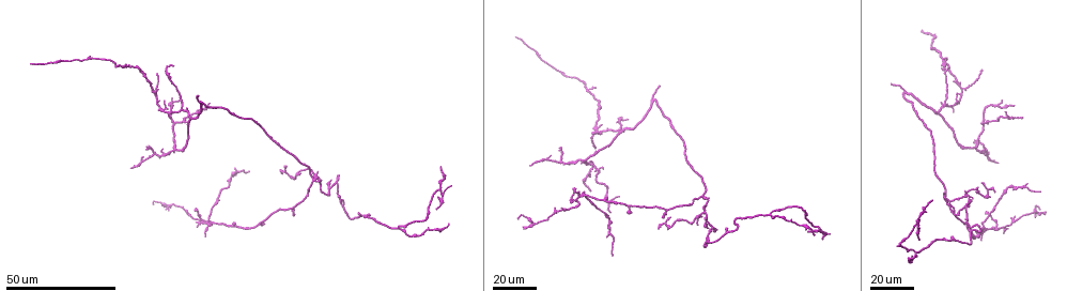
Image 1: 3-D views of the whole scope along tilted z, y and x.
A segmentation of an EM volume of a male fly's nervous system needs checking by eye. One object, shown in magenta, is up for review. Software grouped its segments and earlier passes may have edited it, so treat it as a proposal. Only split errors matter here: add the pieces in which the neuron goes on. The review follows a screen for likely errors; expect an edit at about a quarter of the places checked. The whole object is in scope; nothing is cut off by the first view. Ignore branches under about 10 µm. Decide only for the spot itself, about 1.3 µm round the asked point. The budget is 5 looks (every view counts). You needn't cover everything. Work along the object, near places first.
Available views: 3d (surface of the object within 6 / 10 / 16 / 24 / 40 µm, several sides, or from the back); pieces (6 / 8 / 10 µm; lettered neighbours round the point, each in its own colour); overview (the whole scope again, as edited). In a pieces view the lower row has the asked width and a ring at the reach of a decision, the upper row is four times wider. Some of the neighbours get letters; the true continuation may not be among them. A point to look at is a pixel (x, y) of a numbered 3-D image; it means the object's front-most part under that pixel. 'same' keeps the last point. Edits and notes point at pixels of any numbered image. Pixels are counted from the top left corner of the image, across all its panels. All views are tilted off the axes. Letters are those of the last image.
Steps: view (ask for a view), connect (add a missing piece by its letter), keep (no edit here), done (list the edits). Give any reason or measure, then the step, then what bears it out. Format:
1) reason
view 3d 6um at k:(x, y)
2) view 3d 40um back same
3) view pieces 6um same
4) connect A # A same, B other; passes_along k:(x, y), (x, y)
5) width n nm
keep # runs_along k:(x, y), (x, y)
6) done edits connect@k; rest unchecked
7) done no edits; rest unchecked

free end
view 3d 24um at 1:(953, 237)

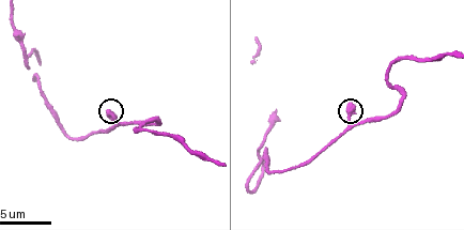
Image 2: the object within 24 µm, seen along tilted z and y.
see the neighbours
view pieces 6um at 2:(109, 109)

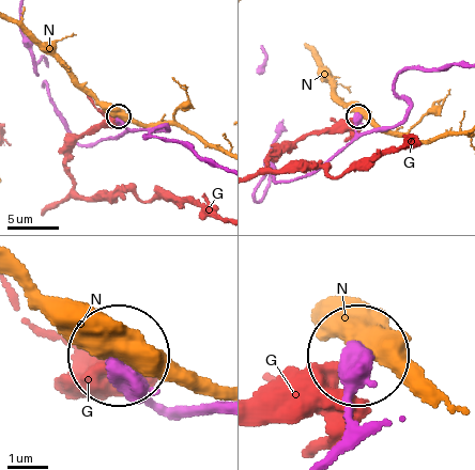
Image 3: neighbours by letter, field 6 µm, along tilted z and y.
width 500 nm
keep # G other, N other; runs_along 3:(334, 445), (358, 358); no lettered piece goes on from it

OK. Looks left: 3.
free end
view 3d 40um at 1:(890, 85)

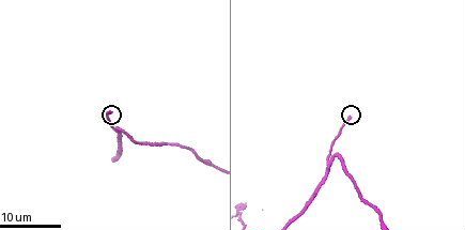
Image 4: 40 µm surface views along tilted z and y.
view pieces 6um at 4:(112, 112)

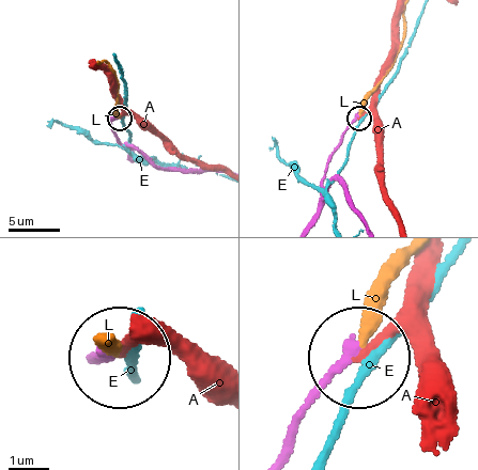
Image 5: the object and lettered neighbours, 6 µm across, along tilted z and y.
connect L # A other, E other, L same; passes_along 5:(284, 451), (288, 424), (357, 346), (370, 299), (397, 266); the neuron continues

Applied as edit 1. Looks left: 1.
done edits connect@5; rest unchecked

